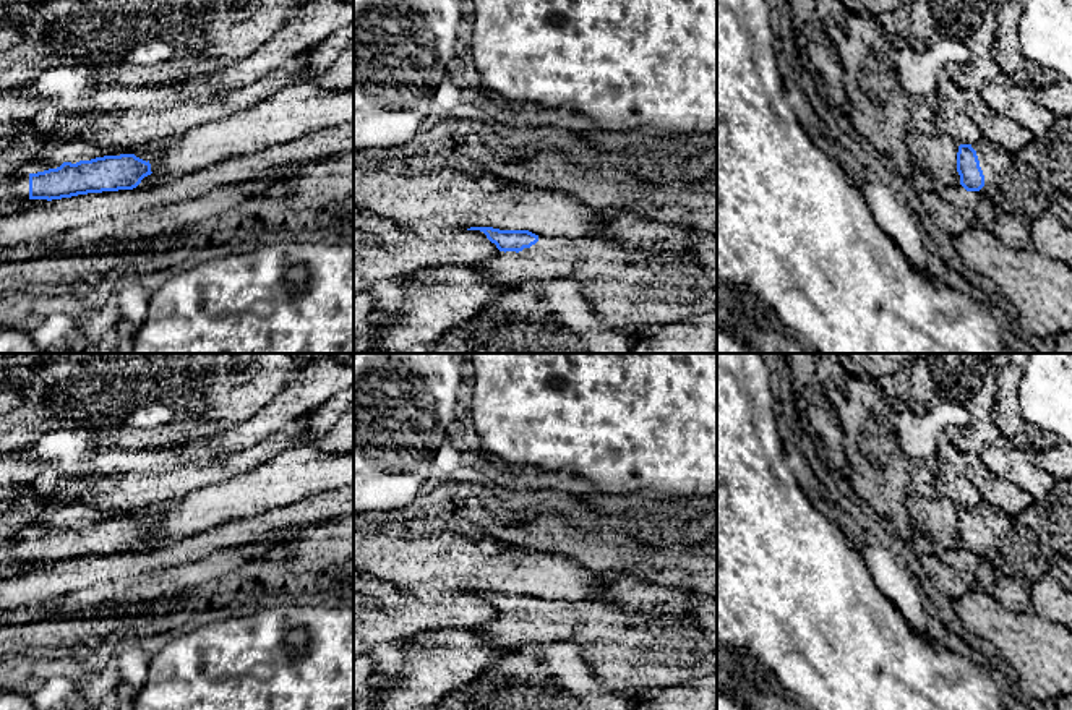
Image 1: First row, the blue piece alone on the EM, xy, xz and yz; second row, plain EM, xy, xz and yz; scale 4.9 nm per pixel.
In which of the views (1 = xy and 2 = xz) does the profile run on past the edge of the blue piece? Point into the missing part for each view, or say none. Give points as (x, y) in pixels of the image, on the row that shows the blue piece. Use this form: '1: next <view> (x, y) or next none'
1: next xy (17, 187)
2: next xz (628, 287)

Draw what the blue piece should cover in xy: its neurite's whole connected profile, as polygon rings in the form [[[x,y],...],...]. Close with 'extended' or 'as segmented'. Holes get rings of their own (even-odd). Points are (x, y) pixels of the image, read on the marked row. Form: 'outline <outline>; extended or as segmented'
outline [[[135,154],[104,156],[37,173],[16,173],[0,182],[0,201],[62,199],[88,193],[133,190],[151,175],[149,160]]]; extended

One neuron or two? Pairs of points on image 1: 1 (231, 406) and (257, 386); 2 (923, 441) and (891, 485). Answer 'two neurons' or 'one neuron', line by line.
1: one neuron
2: two neurons

